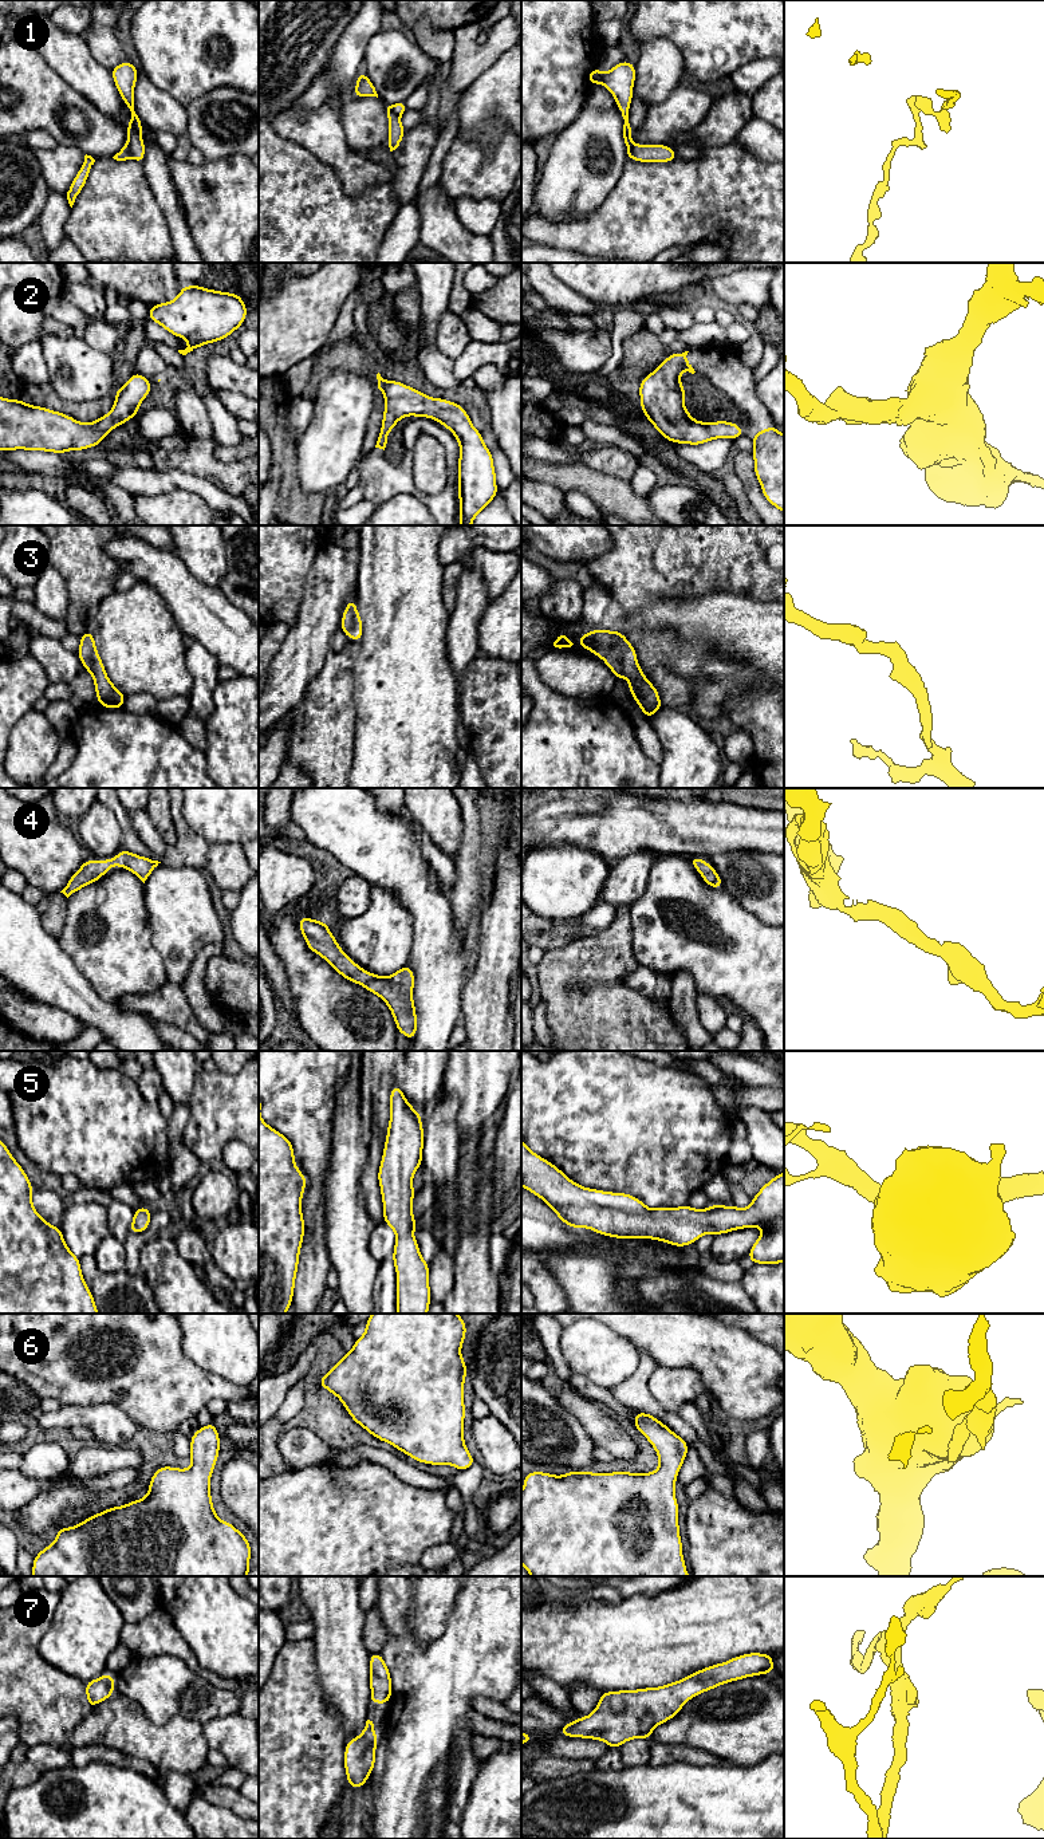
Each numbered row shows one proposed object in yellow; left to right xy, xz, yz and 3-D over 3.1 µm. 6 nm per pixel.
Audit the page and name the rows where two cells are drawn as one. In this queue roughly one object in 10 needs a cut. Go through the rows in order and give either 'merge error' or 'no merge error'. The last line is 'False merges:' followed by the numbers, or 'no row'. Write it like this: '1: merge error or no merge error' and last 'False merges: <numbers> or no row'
1: merge error
2: no merge error
3: no merge error
4: no merge error
5: no merge error
6: no merge error
7: no merge error
False merges: 1

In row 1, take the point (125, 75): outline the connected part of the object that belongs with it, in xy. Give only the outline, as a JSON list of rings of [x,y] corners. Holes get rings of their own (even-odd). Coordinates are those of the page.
[[[125,60],[111,70],[111,76],[121,94],[121,98],[123,99],[126,107],[131,114],[131,121],[126,125],[127,146],[131,151],[131,158],[134,158],[139,164],[143,164],[145,142],[141,134],[143,123],[139,119],[134,105],[134,86],[138,78],[138,68],[129,60]]]

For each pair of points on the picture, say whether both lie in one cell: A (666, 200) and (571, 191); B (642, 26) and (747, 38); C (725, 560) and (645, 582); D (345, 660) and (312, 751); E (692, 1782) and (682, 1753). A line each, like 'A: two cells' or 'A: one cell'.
A: two cells
B: one cell
C: one cell
D: one cell
E: two cells

